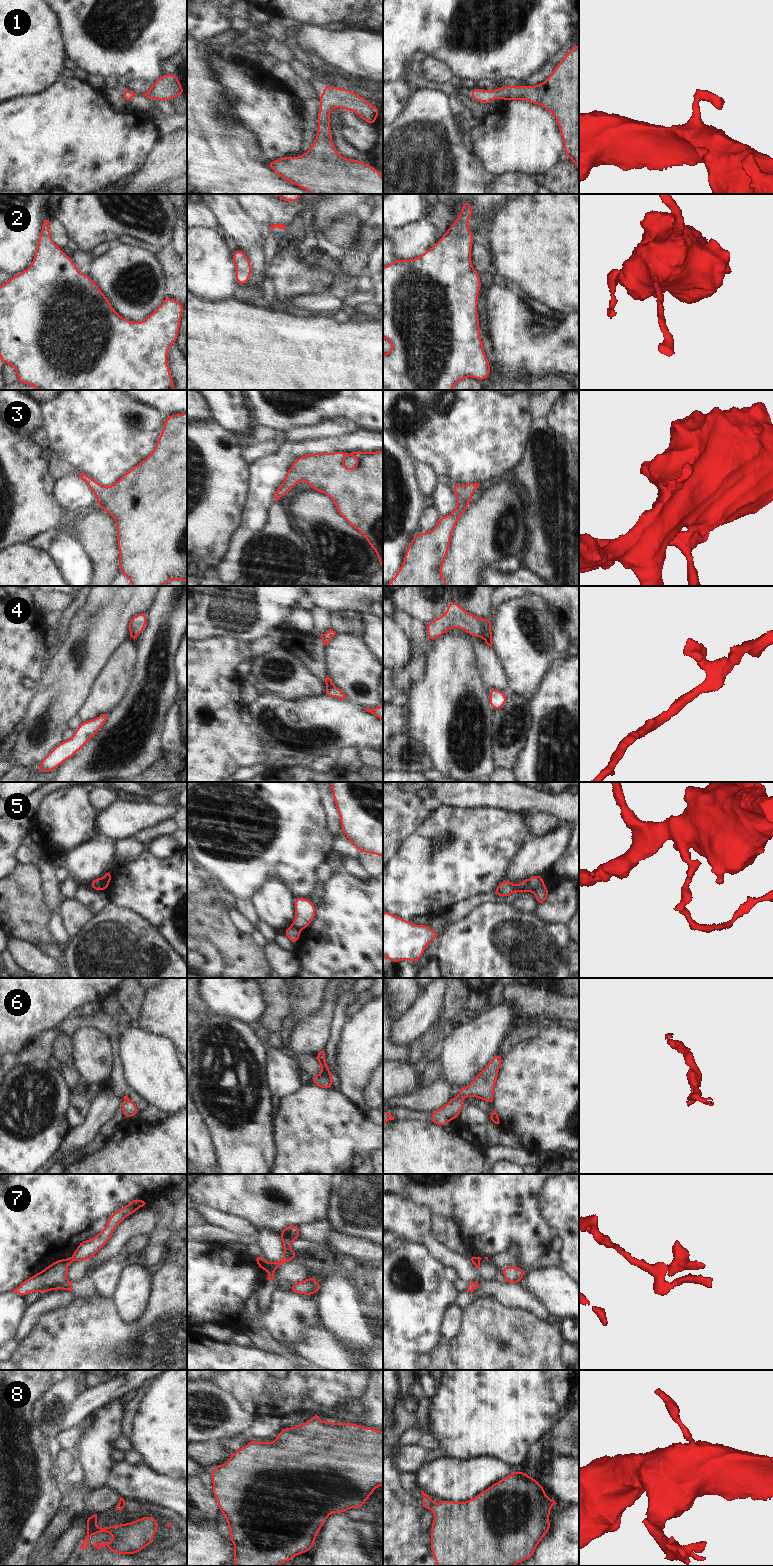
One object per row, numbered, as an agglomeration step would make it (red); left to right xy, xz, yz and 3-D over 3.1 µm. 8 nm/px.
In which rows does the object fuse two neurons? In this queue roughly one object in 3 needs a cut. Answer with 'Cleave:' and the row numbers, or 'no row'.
Cleave: 4, 5, 7

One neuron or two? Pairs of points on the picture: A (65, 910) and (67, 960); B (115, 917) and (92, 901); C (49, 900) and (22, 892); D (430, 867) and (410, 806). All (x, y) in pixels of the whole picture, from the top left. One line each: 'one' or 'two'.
A: two
B: two
C: two
D: two

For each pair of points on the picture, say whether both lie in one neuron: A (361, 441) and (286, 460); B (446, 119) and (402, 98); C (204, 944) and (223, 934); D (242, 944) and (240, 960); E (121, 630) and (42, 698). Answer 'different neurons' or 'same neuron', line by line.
A: same neuron
B: different neurons
C: different neurons
D: same neuron
E: same neuron

